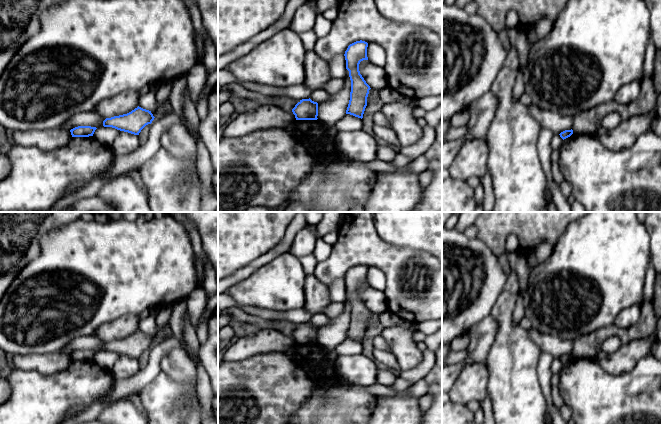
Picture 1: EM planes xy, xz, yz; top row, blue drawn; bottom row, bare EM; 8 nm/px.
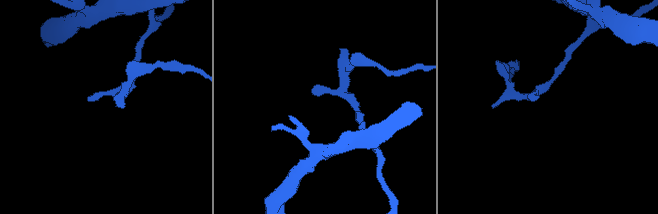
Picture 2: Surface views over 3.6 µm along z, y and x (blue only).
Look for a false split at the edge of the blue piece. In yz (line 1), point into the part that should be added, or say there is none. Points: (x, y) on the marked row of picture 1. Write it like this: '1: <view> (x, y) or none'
1: none

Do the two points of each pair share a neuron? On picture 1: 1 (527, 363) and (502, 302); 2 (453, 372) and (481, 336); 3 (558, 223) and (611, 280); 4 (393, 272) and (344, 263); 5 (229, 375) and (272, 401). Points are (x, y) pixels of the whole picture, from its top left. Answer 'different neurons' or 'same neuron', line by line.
1: same neuron
2: same neuron
3: different neurons
4: same neuron
5: same neuron

